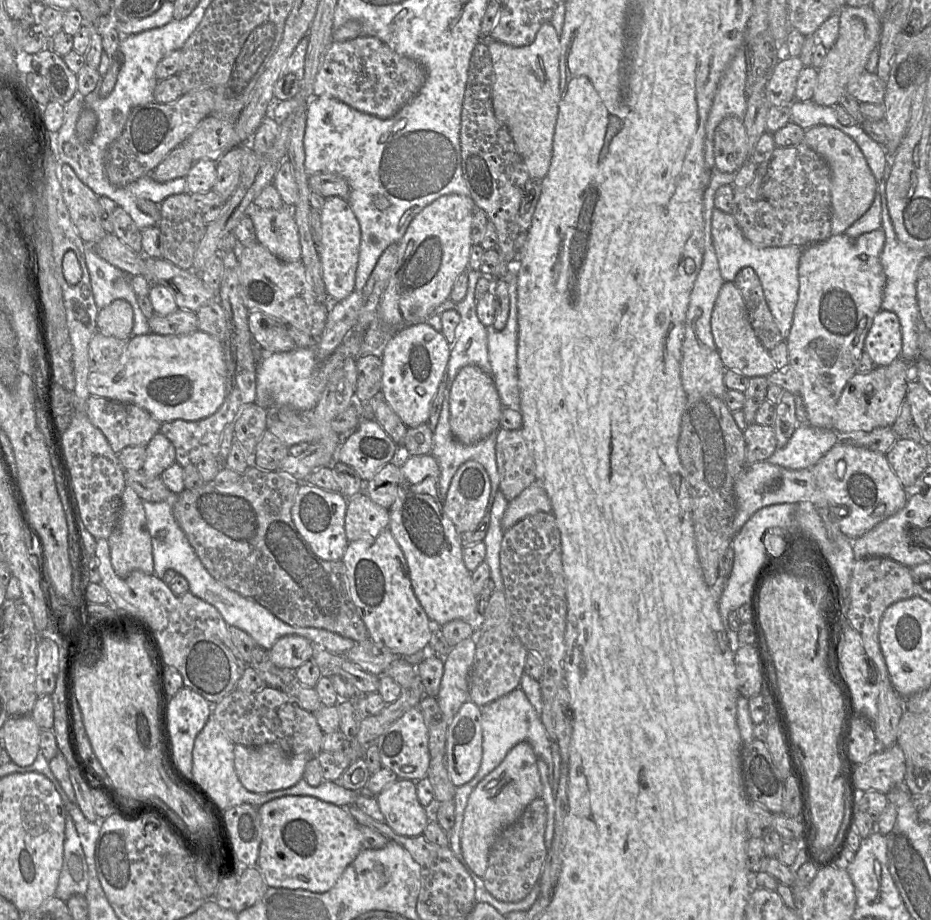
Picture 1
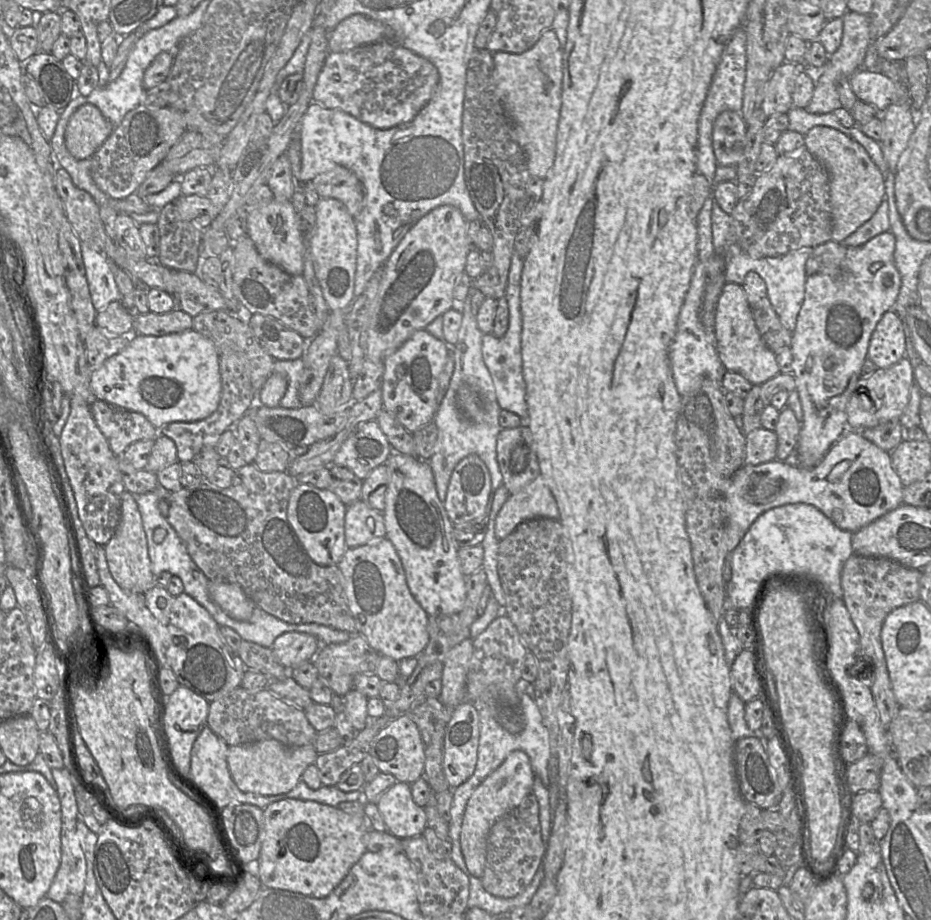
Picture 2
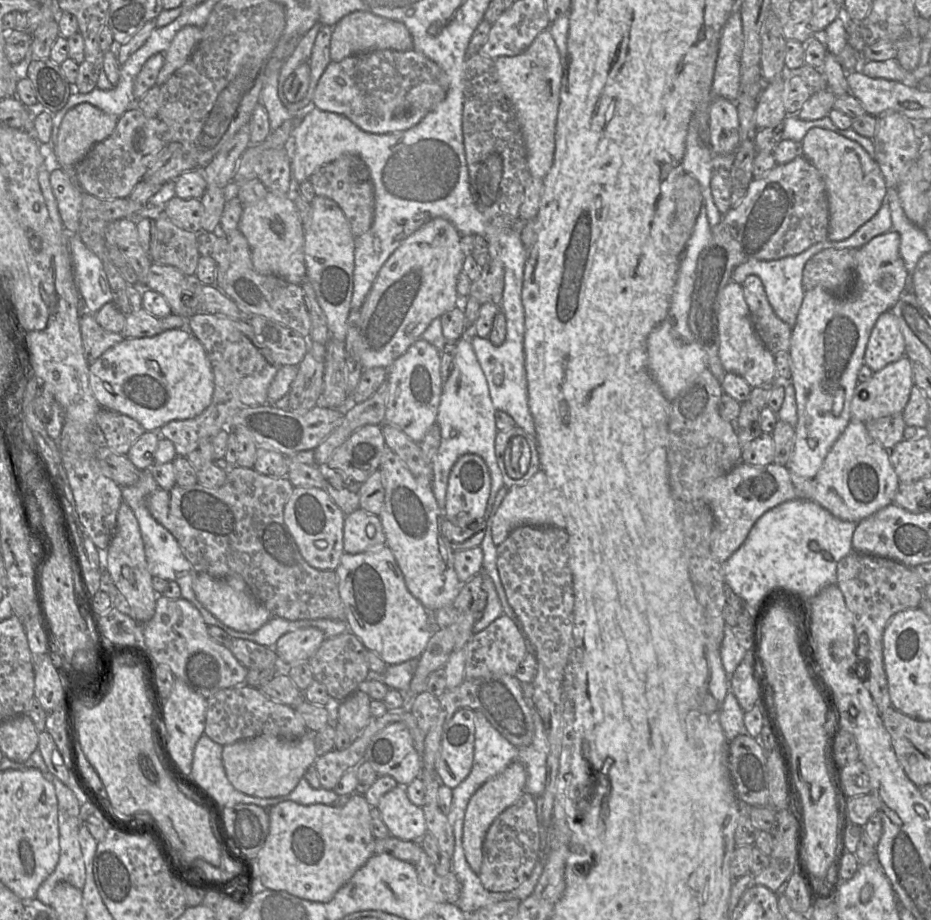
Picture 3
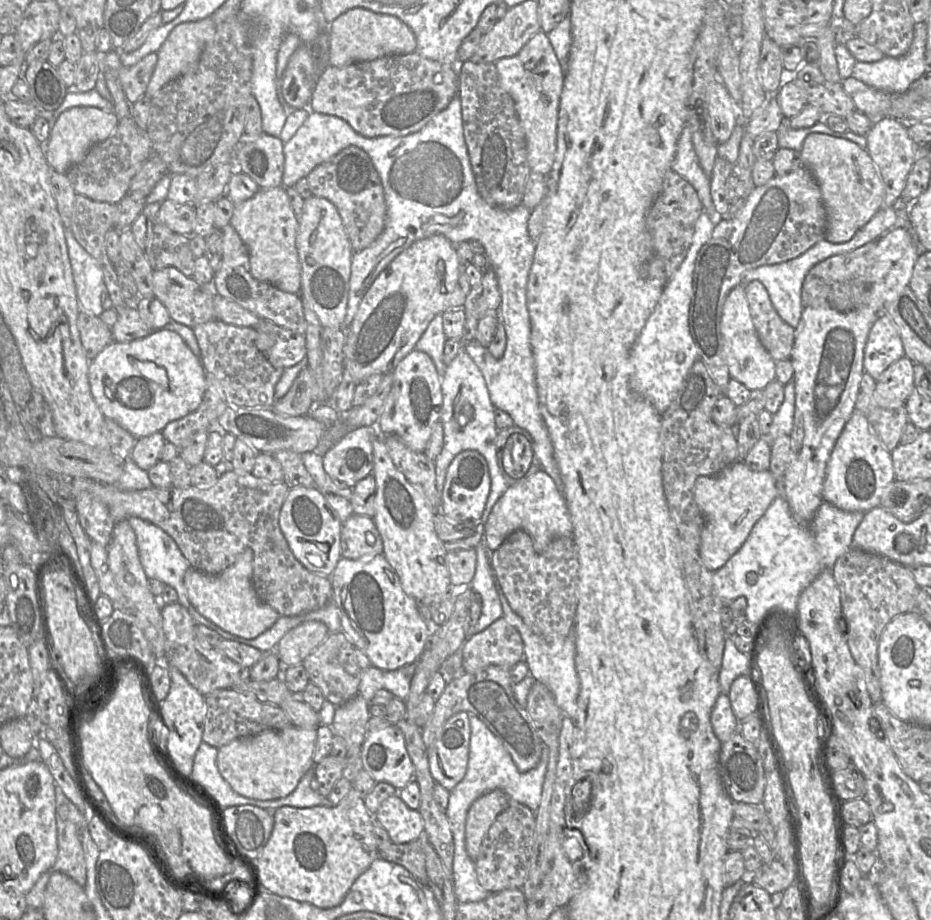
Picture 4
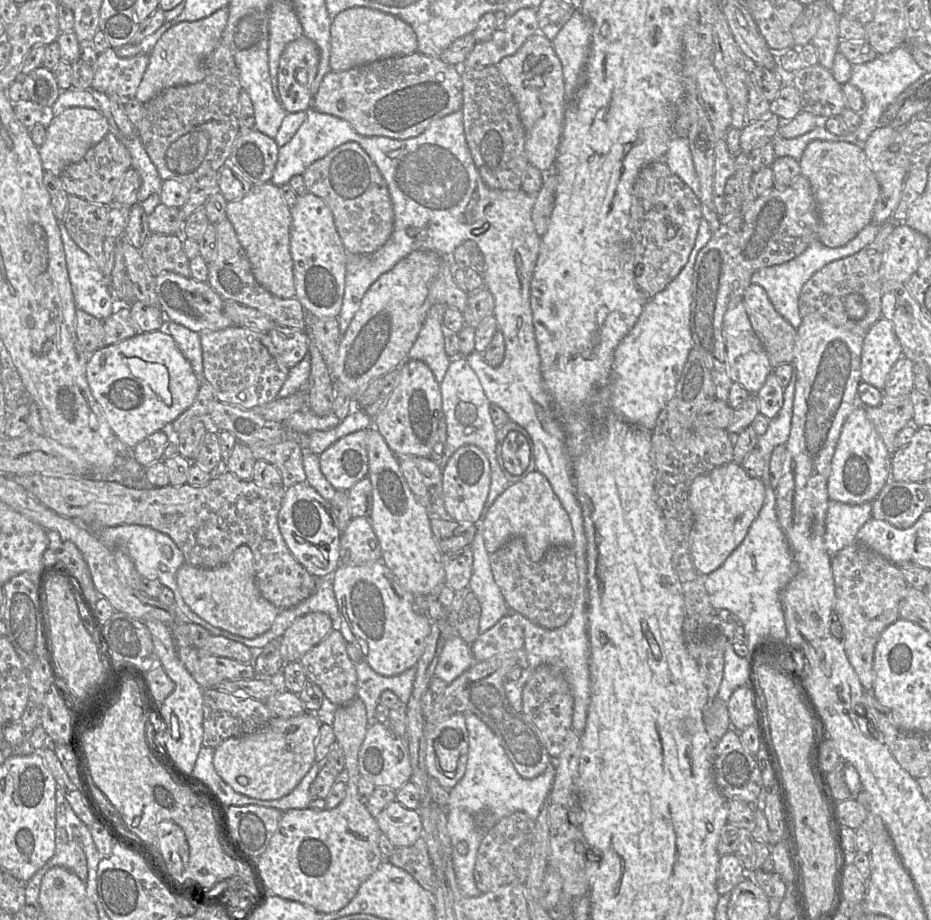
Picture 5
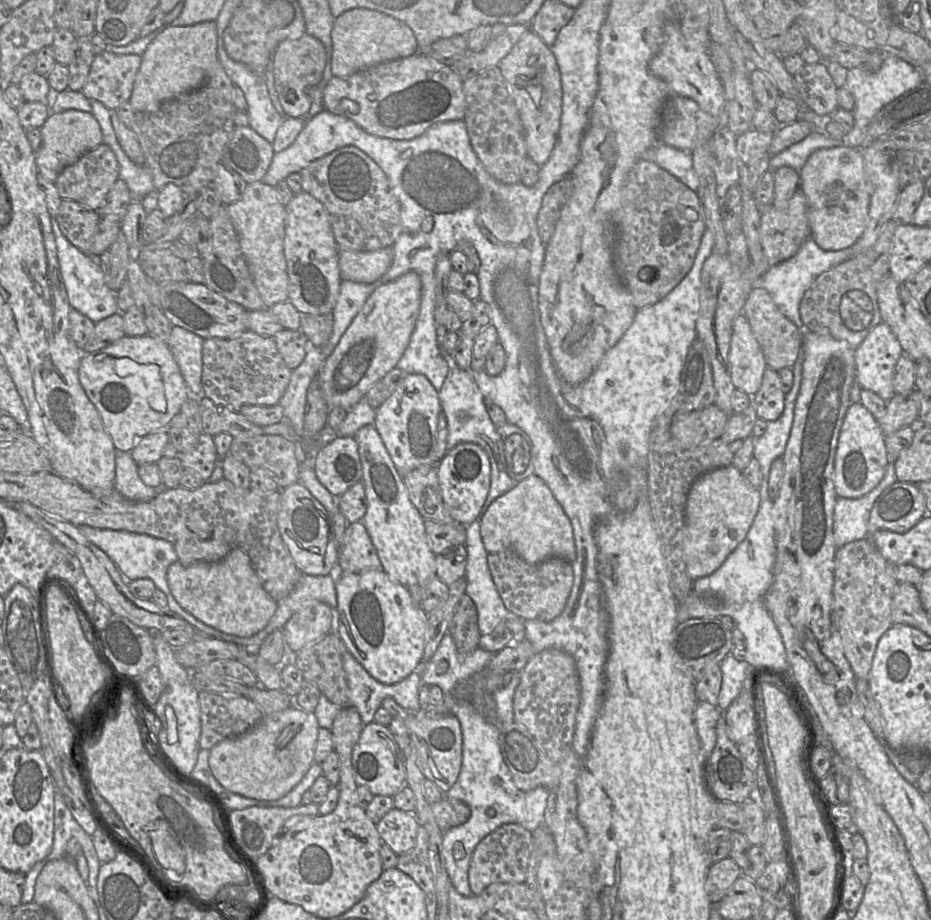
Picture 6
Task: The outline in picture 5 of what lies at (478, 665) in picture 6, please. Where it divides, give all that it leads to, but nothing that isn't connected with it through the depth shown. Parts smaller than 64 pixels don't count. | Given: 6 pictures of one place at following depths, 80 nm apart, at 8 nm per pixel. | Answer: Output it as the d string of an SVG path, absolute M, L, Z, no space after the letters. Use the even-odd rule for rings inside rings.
M459 636L449 637L439 656L434 676L450 684L475 663L470 645Z

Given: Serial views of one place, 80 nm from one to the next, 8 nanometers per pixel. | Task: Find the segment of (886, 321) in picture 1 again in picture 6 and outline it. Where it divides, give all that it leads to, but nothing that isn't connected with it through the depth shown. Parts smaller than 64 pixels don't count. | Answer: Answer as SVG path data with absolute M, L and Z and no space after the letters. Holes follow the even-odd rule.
M880 322L854 351L856 381L888 402L895 394L893 377L902 347L888 325Z

